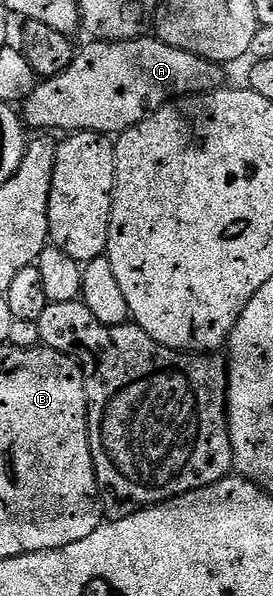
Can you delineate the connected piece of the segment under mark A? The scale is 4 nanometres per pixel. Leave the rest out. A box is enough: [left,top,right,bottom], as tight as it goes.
[20,38,227,134]

